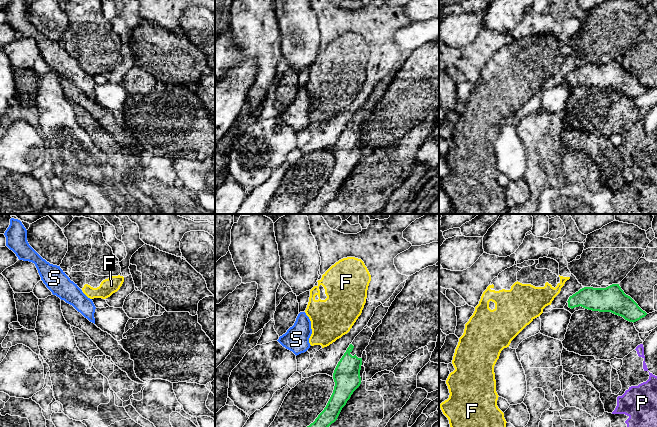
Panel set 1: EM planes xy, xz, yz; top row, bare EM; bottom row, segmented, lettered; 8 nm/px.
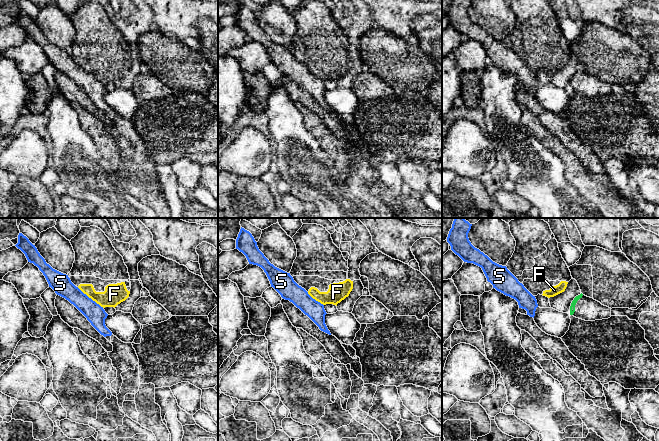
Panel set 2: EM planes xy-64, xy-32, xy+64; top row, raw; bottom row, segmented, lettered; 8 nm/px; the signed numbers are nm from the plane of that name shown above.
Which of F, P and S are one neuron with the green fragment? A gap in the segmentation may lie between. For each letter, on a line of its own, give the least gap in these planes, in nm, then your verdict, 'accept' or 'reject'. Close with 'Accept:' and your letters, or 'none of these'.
F: gap 90 nm; reject
P: gap 180 nm; reject
S: gap 260 nm; reject
Accept: none of these

